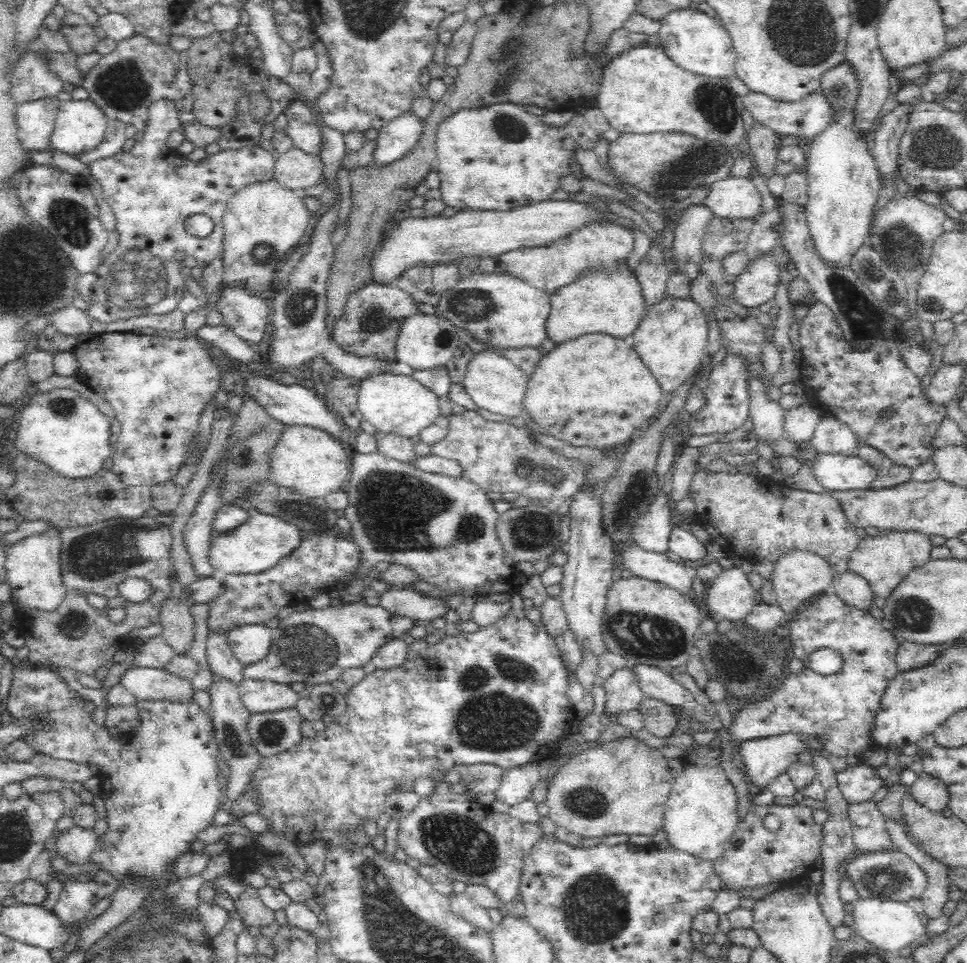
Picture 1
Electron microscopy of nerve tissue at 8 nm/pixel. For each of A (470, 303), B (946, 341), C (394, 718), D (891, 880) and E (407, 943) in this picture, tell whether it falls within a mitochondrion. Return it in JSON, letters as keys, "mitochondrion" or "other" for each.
{"A":"mitochondrion","B":"other","C":"other","D":"mitochondrion","E":"mitochondrion"}

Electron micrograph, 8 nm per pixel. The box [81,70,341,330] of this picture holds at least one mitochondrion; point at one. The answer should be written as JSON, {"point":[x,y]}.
{"point":[132,282]}

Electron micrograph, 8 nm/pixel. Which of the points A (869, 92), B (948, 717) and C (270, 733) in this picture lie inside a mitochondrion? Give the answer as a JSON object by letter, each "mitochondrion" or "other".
{"A":"other","B":"other","C":"mitochondrion"}

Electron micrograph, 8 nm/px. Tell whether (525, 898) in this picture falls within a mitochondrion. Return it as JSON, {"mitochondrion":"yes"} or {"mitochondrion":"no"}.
{"mitochondrion":"no"}

